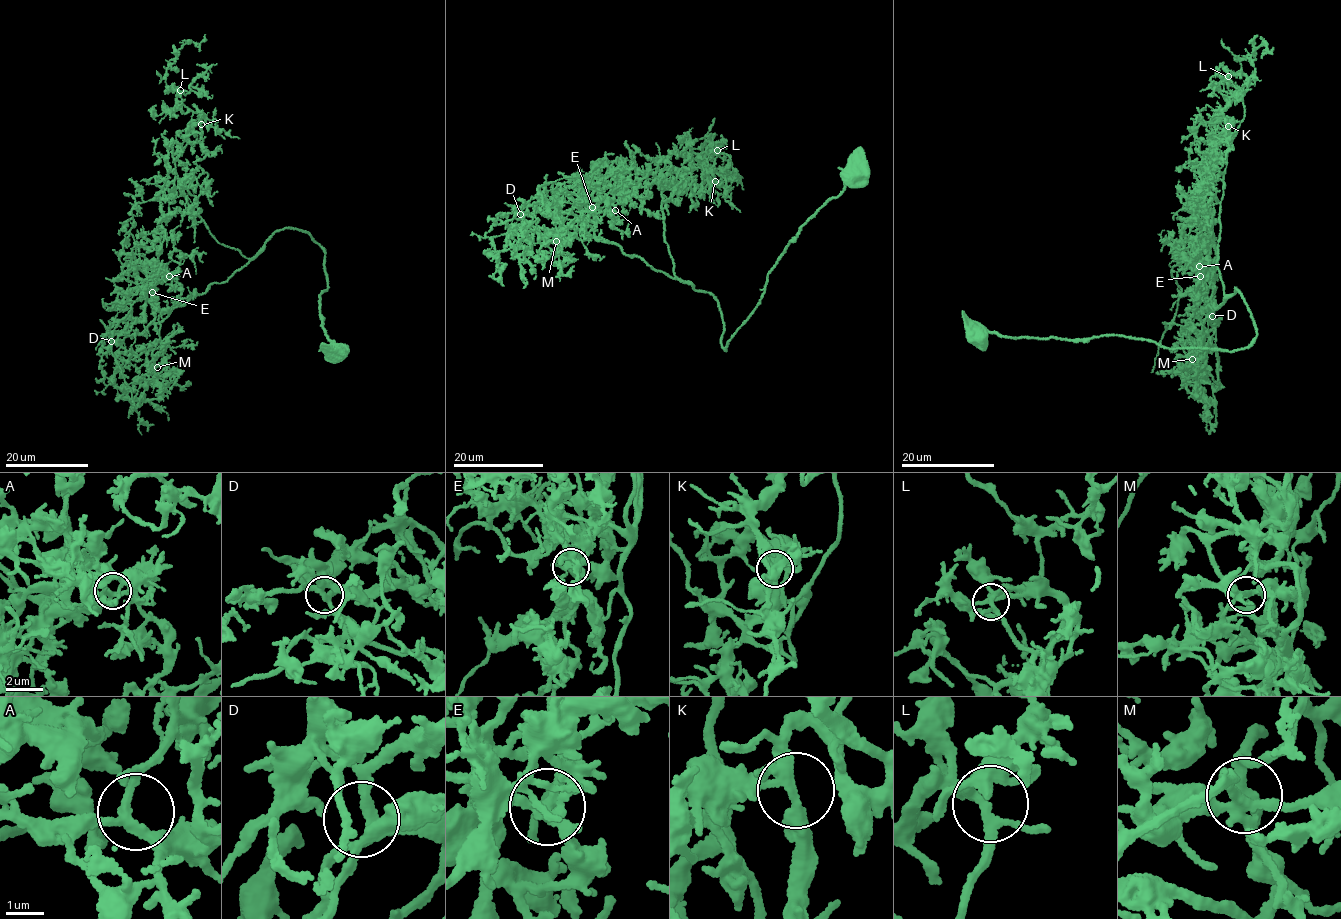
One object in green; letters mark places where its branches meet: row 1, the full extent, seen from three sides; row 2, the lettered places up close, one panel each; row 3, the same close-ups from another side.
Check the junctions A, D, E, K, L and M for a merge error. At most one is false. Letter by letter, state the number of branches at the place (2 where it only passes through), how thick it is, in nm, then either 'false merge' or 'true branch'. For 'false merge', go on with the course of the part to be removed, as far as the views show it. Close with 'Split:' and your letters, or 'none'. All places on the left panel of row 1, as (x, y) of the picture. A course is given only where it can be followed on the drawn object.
A: 4 branches meet; 200 nm thick; true branch
D: 4 branches meet; 240 nm thick; true branch
E: 4 branches meet; 200 nm thick; false merge; foreign part runs (153, 292), (152, 287), (142, 300), (137, 299), (113, 331), (111, 353), (131, 390), (135, 406)
K: 4 branches meet; 240 nm thick; true branch
L: 4 branches meet; 240 nm thick; true branch
M: 4 branches meet; 240 nm thick; true branch
Split: E

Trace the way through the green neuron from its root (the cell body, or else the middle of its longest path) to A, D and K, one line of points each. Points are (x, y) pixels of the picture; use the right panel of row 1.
A: (978, 337), (1243, 349), (1257, 332), (1243, 299), (1236, 288), (1210, 311), (1214, 269), (1199, 266)
D: (978, 337), (1121, 336), (1227, 352), (1255, 337), (1236, 288), (1207, 308), (1212, 316)
K: (978, 337), (1250, 344), (1255, 322), (1236, 288), (1223, 299), (1216, 263), (1228, 126)

